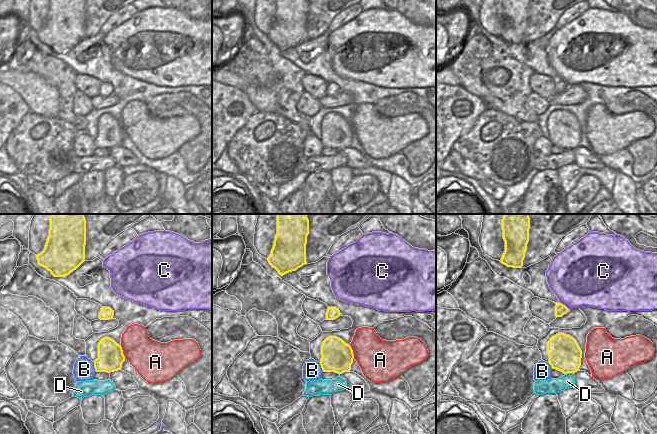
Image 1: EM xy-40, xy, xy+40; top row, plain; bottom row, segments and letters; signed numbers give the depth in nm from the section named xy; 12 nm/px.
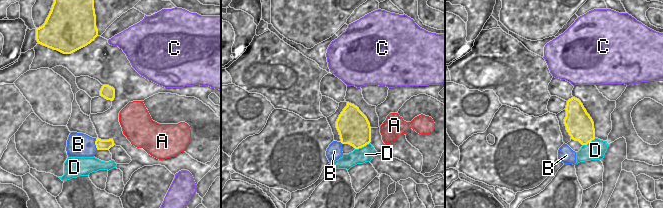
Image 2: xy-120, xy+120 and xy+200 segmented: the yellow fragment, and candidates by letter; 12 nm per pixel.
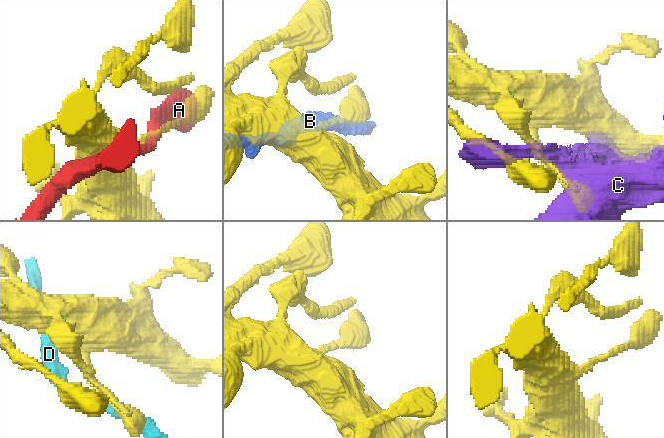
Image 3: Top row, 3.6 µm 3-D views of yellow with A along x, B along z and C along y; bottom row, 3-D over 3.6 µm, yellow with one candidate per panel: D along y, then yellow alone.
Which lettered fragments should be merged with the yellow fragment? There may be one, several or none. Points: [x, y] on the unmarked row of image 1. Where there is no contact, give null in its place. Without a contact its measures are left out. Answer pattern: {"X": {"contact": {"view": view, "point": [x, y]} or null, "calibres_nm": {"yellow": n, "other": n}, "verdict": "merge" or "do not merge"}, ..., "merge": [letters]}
{"A": {"contact": {"view": "xy-40", "point": [122, 128]}, "calibres_nm": {"yellow": 320, "other": 400}, "verdict": "do not merge"}, "B": {"contact": {"view": "xy-40", "point": [94, 143]}, "calibres_nm": {"yellow": 320, "other": 240}, "verdict": "merge"}, "C": {"contact": {"view": "xy+40", "point": [564, 81]}, "calibres_nm": {"yellow": 140, "other": 480}, "verdict": "do not merge"}, "D": {"contact": {"view": "xy+40", "point": [569, 148]}, "calibres_nm": {"yellow": 400, "other": 170}, "verdict": "do not merge"}, "merge": ["B"]}

